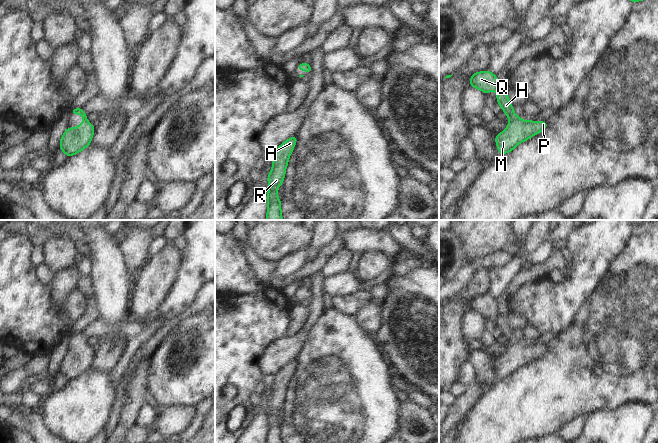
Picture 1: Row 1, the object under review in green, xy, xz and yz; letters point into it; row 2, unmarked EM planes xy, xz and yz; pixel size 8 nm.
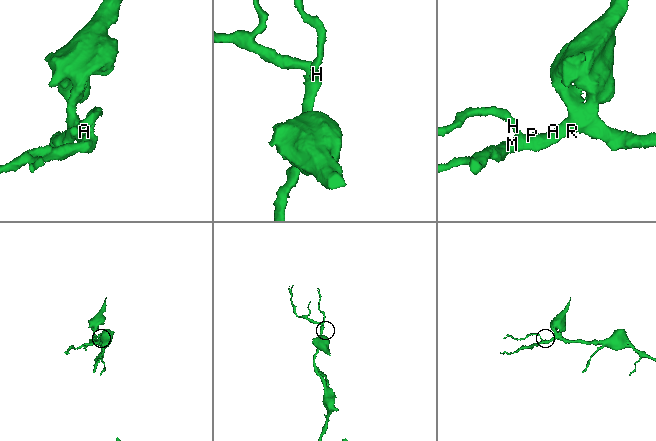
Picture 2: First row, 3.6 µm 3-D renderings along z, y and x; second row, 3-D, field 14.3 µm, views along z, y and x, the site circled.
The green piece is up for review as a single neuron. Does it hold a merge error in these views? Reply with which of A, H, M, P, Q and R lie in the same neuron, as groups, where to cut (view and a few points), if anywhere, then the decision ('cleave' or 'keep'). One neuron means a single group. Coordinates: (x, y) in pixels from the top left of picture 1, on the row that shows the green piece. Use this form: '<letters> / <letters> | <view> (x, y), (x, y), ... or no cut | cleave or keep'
A H M P Q R | no cut | keep

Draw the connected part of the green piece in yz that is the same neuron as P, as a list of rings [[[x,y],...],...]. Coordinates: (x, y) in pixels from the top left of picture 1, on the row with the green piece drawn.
[[[487,70],[473,73],[470,78],[470,86],[482,90],[485,94],[490,91],[496,91],[498,93],[496,99],[499,102],[499,106],[510,119],[507,128],[495,136],[500,156],[514,150],[519,143],[528,140],[547,128],[546,121],[525,121],[516,116],[513,106],[508,100],[508,93],[500,91],[495,74]]]

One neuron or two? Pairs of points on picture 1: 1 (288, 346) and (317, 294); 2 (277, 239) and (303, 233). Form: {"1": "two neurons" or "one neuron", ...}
{"1": "one neuron", "2": "one neuron"}

